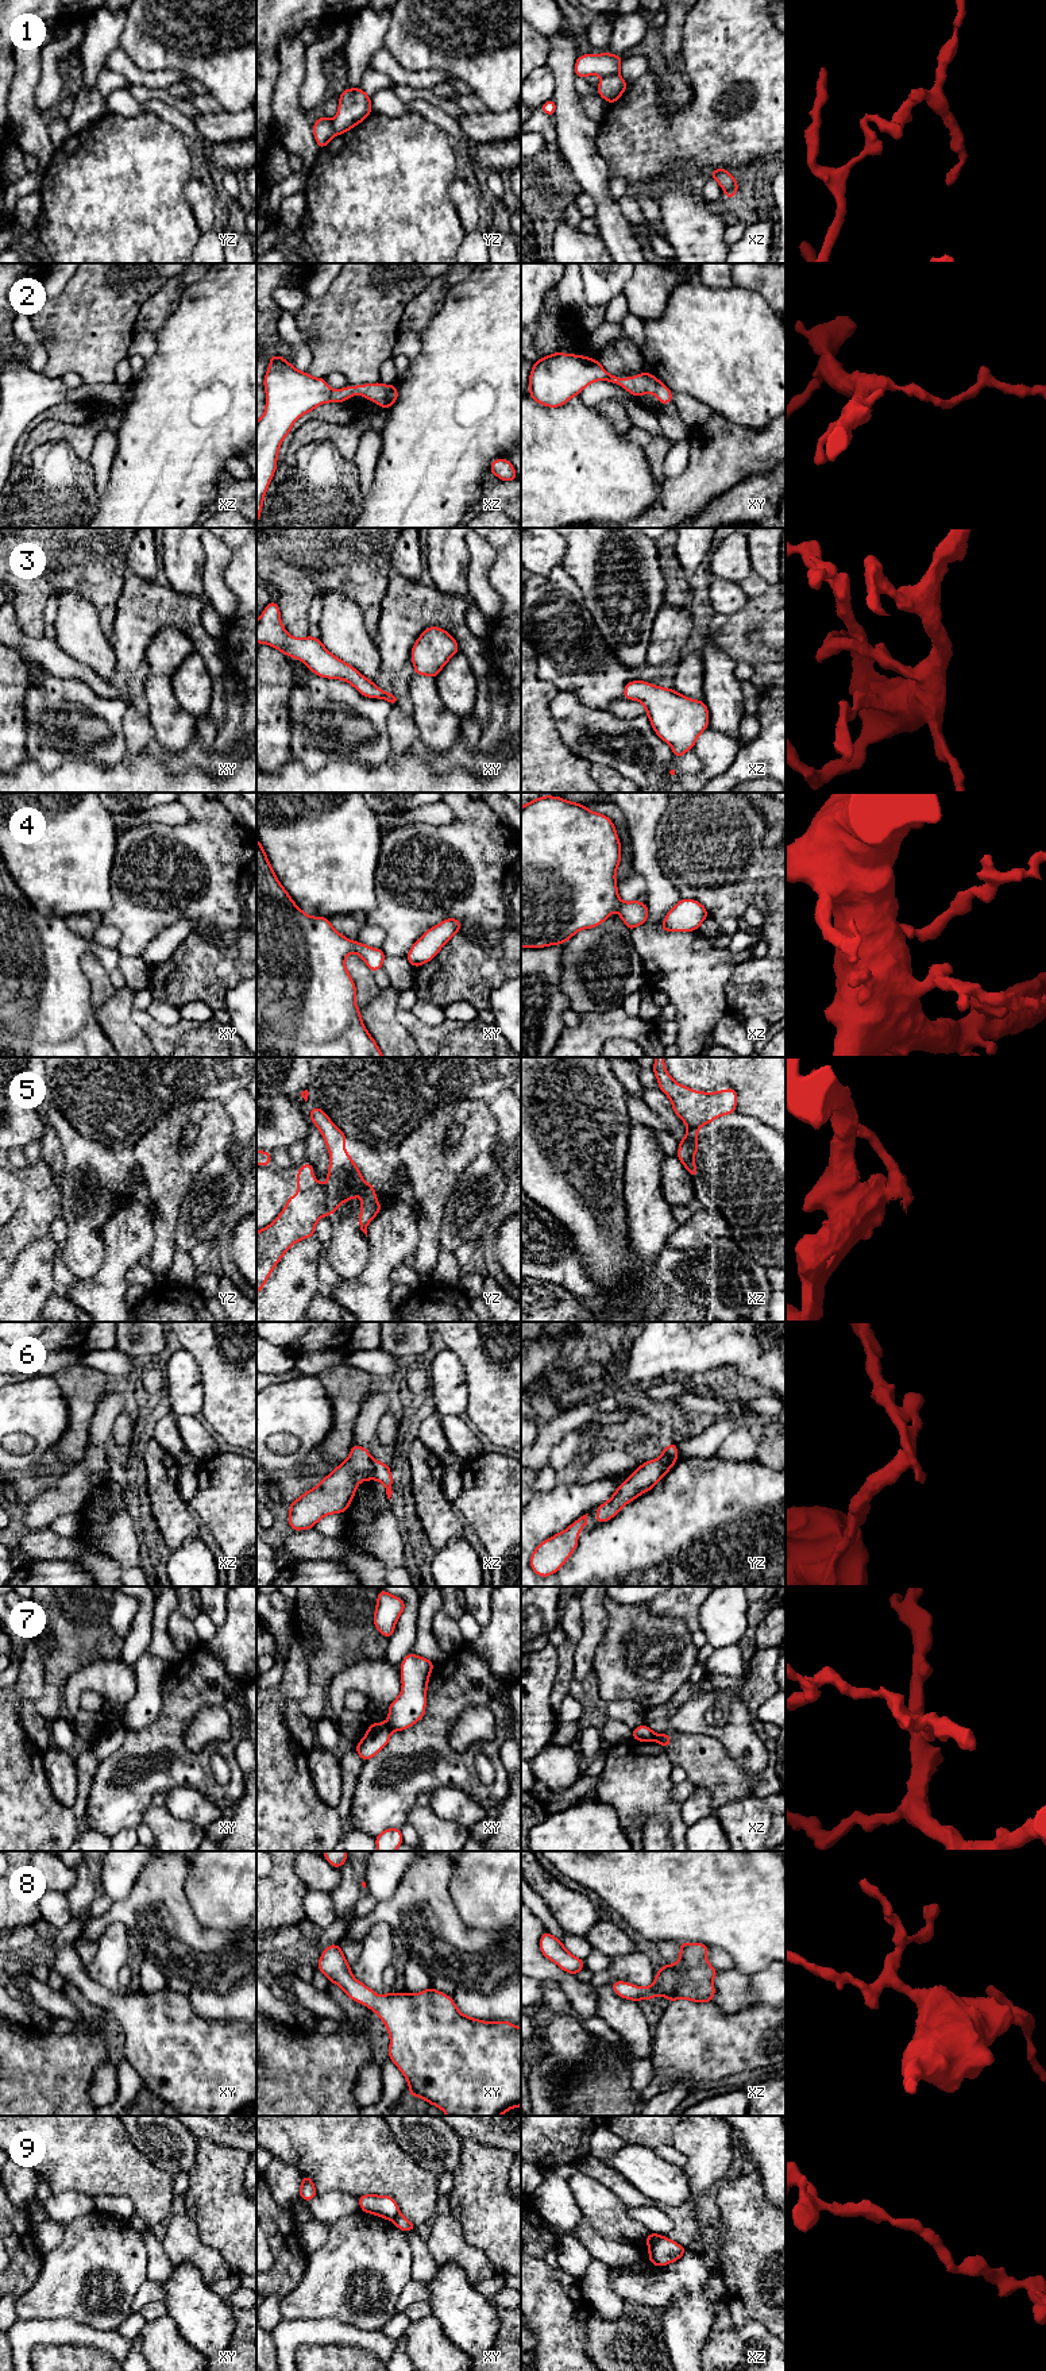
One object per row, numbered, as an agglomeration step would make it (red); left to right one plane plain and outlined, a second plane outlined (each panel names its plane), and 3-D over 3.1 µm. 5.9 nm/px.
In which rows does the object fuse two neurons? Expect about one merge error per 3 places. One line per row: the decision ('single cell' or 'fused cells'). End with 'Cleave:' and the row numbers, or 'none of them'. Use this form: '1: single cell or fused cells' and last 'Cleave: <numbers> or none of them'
1: fused cells
2: single cell
3: single cell
4: single cell
5: fused cells
6: fused cells
7: fused cells
8: single cell
9: fused cells
Cleave: 1, 5, 6, 7, 9

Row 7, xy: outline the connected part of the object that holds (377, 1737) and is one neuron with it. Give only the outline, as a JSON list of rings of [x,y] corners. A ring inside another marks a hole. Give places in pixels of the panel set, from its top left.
[[[371,1723],[363,1739],[355,1744],[358,1755],[366,1762],[377,1755],[390,1740],[387,1723]]]

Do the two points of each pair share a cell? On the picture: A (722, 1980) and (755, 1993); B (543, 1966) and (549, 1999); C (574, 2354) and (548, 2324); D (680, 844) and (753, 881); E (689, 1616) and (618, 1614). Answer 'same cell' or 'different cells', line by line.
A: same cell
B: different cells
C: same cell
D: same cell
E: different cells

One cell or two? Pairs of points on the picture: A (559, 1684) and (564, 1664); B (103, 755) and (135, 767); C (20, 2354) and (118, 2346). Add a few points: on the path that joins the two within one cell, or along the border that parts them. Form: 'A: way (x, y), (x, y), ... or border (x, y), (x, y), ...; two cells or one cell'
A: way (563, 1679), (564, 1669); one cell
B: border (127, 750), (120, 759), (108, 766), (87, 760); two cells
C: way (43, 2335), (84, 2335), (93, 2339); one cell

